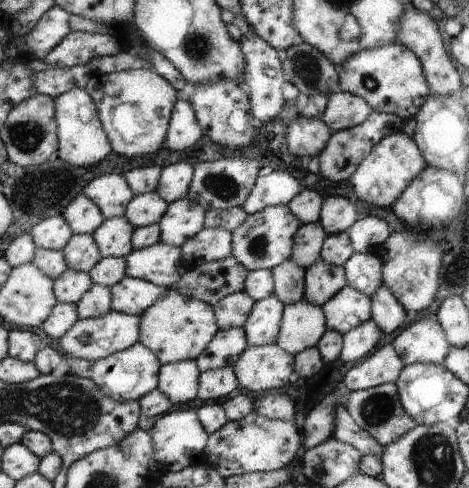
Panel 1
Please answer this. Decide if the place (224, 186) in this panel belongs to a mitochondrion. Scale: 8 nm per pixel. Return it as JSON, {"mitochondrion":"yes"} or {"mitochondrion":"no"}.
{"mitochondrion":"yes"}

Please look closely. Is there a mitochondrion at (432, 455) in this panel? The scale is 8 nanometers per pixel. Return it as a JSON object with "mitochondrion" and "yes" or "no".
{"mitochondrion":"yes"}

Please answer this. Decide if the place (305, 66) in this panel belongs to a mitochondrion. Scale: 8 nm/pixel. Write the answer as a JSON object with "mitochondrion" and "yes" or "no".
{"mitochondrion":"yes"}

